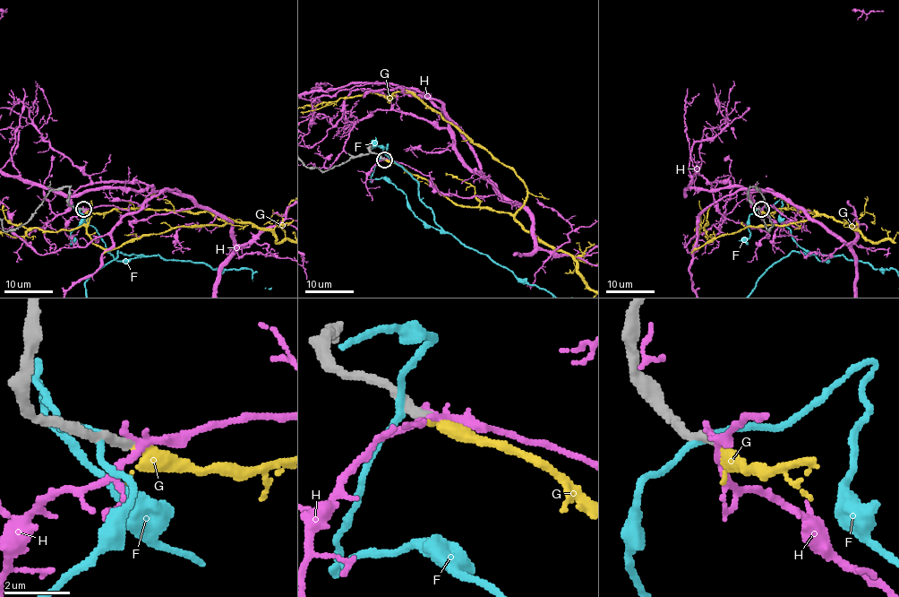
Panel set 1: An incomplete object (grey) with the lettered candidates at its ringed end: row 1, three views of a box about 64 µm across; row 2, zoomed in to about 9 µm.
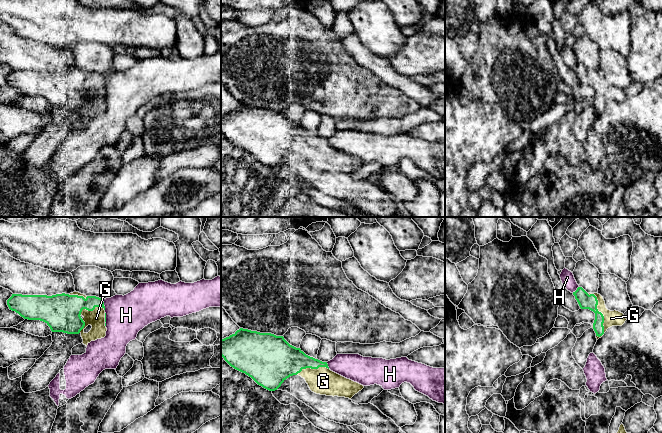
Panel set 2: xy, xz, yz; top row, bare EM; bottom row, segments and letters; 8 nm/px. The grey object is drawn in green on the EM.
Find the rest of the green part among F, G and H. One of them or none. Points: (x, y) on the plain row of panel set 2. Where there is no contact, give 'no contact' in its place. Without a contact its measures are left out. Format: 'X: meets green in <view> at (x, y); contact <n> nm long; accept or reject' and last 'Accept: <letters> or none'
F: no contact; reject
G: meets green in yz at (601, 89); contact 380 nm long; accept
H: meets green in xy at (103, 80); contact 90 nm long; reject
Accept: G

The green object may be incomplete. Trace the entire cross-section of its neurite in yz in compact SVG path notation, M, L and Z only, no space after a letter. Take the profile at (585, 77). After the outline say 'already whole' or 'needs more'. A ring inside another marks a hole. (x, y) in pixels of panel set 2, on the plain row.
M578 63L573 71L581 85L589 85L595 89L592 104L597 116L604 111L608 104L622 102L627 96L623 89L608 86L603 73L598 69L587 69L582 63Z; needs more

